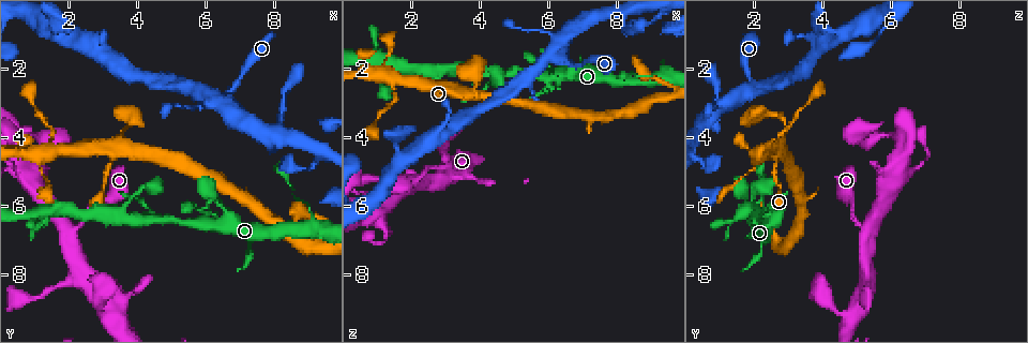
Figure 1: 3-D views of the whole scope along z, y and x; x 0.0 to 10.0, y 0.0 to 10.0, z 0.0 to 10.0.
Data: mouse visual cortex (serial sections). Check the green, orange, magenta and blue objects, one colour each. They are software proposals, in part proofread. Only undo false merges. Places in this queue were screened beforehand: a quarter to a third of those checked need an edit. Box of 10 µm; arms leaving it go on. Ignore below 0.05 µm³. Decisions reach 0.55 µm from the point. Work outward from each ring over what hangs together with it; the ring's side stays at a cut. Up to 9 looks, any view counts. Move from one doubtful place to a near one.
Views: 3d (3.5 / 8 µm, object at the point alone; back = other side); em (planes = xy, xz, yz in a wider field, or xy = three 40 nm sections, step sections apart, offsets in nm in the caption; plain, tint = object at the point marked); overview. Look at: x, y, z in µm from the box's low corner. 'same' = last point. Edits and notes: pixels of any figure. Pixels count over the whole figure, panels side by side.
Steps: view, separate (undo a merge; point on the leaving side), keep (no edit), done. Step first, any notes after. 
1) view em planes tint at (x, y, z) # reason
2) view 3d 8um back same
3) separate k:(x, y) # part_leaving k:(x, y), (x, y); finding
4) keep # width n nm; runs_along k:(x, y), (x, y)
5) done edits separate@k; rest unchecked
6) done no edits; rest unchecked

view 3d 3.5um at (8.20, 3.35, 0.95) # thick turns thin

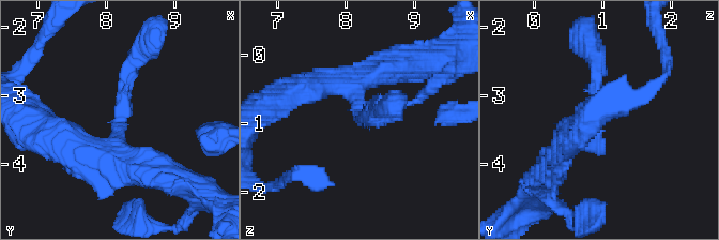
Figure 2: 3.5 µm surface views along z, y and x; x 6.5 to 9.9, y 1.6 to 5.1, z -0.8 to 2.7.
view em xy step 1 tint at (8.15, 3.30, 0.90) # arm_widths 200, 350 nm; need the tissue

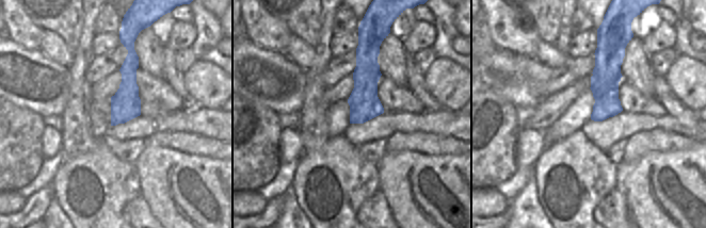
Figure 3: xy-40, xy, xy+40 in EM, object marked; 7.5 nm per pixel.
keep # runs_along 3:(130, 47), (128, 94), (113, 123); one cell here

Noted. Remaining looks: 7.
view 3d 3.5um at (3.55, 6.40, 2.00) # side arm on a straight run

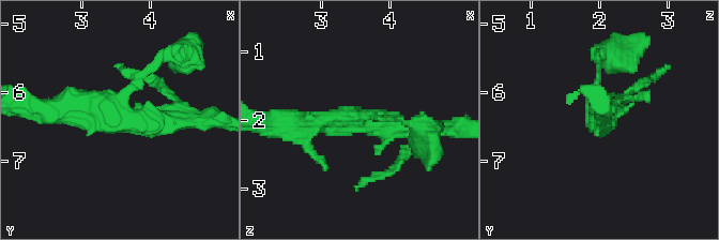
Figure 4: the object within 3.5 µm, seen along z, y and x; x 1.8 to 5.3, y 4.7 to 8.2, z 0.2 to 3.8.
view em xy step 2 tint at (3.50, 6.40, 2.05) # shape alone is not enough

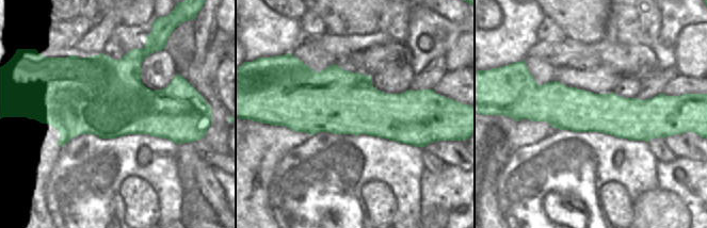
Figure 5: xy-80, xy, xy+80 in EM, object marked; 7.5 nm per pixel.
keep # runs_along 4:(194, 120), (49, 110); continuous, no second cell

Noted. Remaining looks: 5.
view 3d 3.5um at (3.25, 4.45, 2.65) # abrupt turn

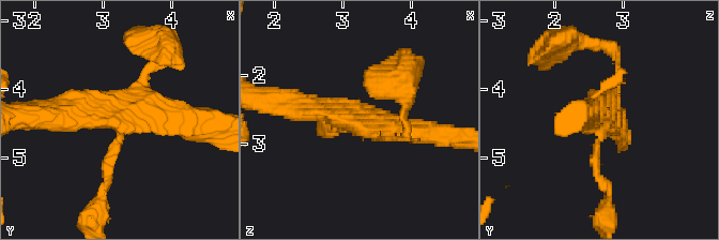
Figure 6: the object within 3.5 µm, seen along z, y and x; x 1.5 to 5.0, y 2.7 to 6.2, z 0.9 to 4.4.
view em xy step 5 tint at (3.25, 4.50, 2.65) # arms 4; arm_widths 150, 150, 350, 350 nm

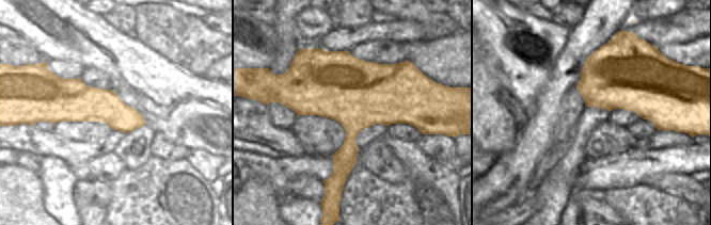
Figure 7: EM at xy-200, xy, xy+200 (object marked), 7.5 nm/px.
keep # width 500 nm; runs_along 6:(106, 188), (128, 116), (190, 119); all the same cell

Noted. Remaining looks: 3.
view 3d 3.5um at (1.25, 6.20, 1.90) # arms part here

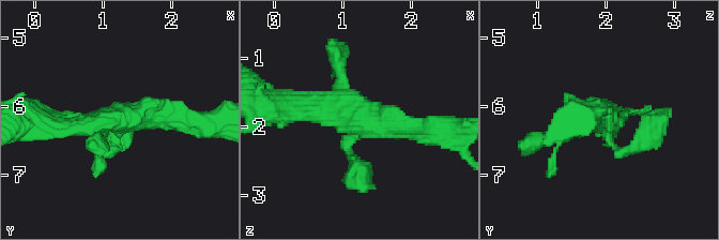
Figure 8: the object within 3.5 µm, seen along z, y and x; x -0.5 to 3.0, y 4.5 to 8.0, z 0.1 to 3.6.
view em planes tint at (1.30, 6.20, 1.95)

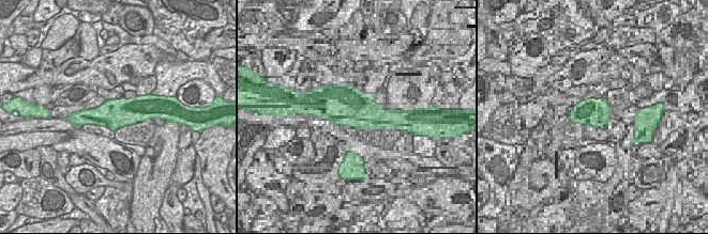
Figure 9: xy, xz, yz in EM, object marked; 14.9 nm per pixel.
view em xy step 1 tint same # cut it another way

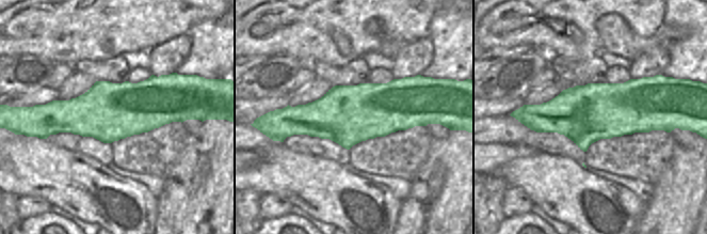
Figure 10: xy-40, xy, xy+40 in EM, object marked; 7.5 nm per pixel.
keep # runs_along 8:(429, 128), (291, 106); one cell here

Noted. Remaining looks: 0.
done no edits; rest unchecked

